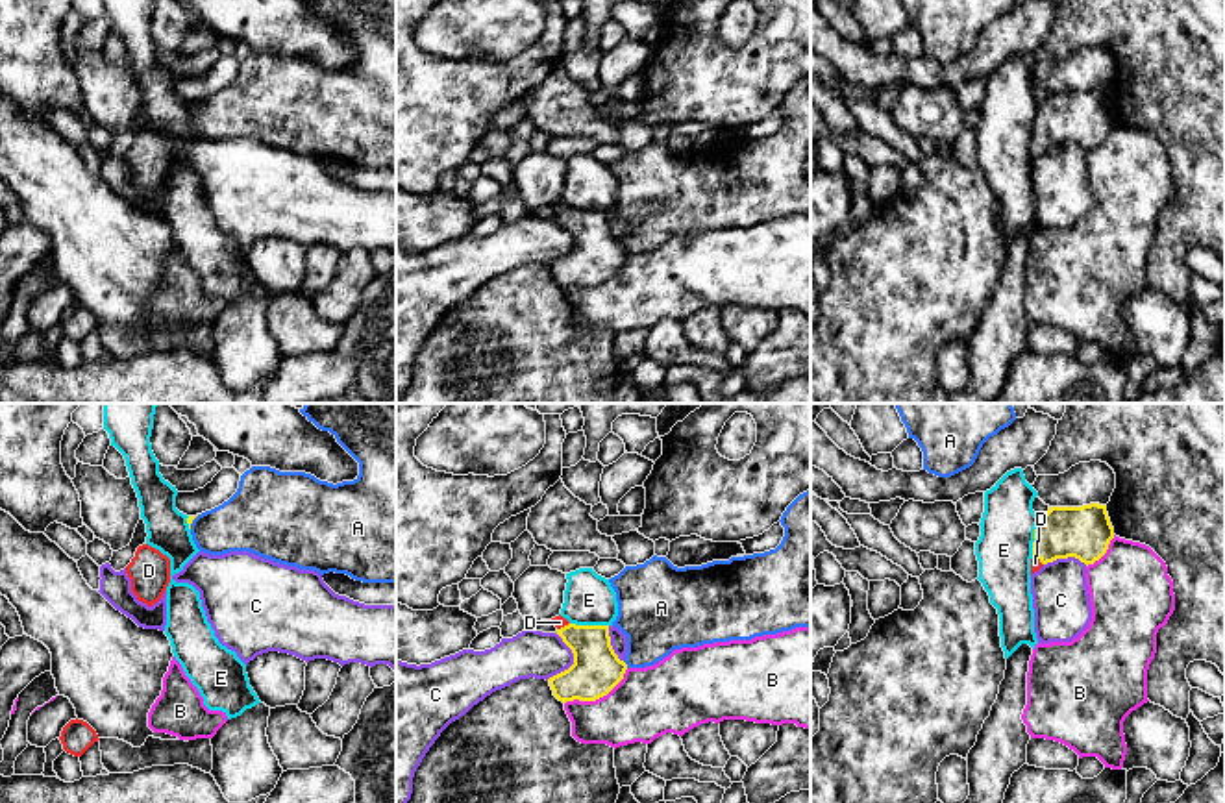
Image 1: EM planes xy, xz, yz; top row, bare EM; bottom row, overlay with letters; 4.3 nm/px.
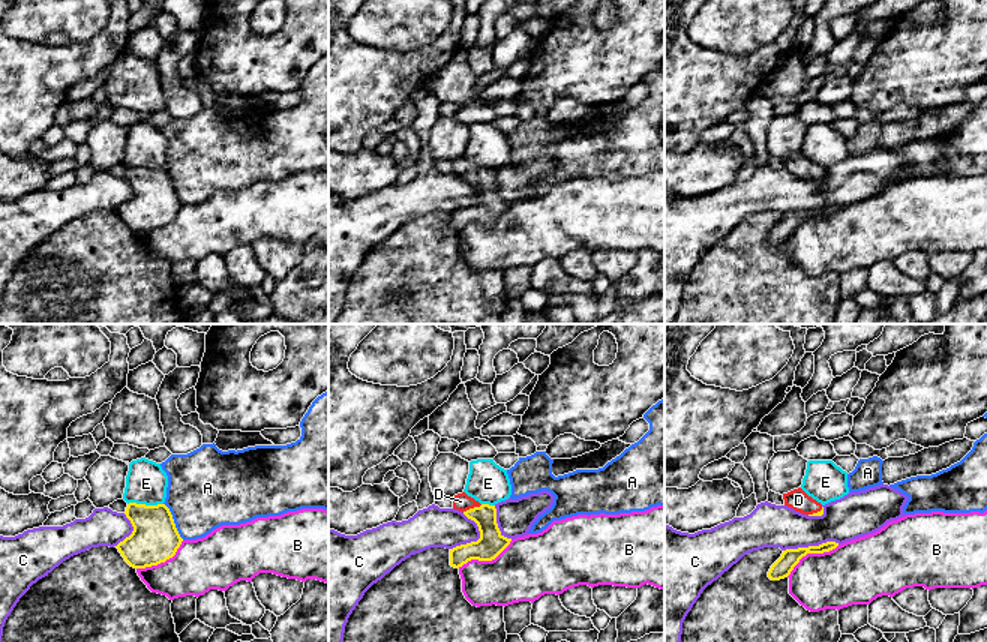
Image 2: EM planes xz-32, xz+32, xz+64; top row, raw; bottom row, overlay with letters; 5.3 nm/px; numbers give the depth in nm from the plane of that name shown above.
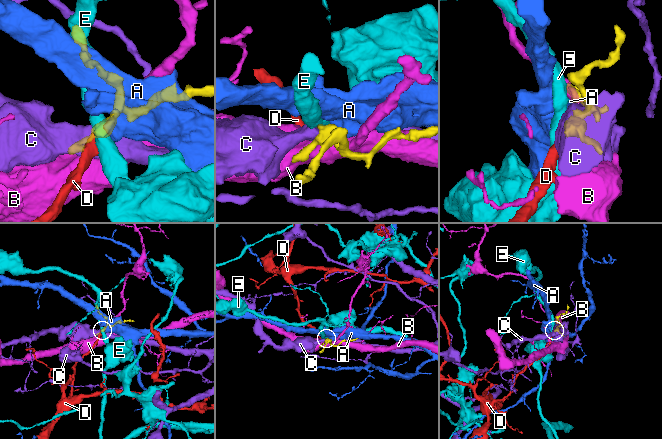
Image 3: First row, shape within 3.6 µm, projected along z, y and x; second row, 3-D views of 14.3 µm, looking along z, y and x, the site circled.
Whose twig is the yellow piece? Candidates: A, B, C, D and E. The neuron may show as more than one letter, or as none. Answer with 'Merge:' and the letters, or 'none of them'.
Merge: D

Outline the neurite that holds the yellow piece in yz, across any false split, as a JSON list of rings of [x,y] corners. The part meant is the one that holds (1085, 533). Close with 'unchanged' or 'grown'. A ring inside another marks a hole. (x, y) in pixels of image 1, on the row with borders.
[[[1107,505],[1049,507],[1038,516],[1034,529],[1031,575],[1057,559],[1075,557],[1086,566],[1094,564],[1107,553],[1112,538]]] | grown

